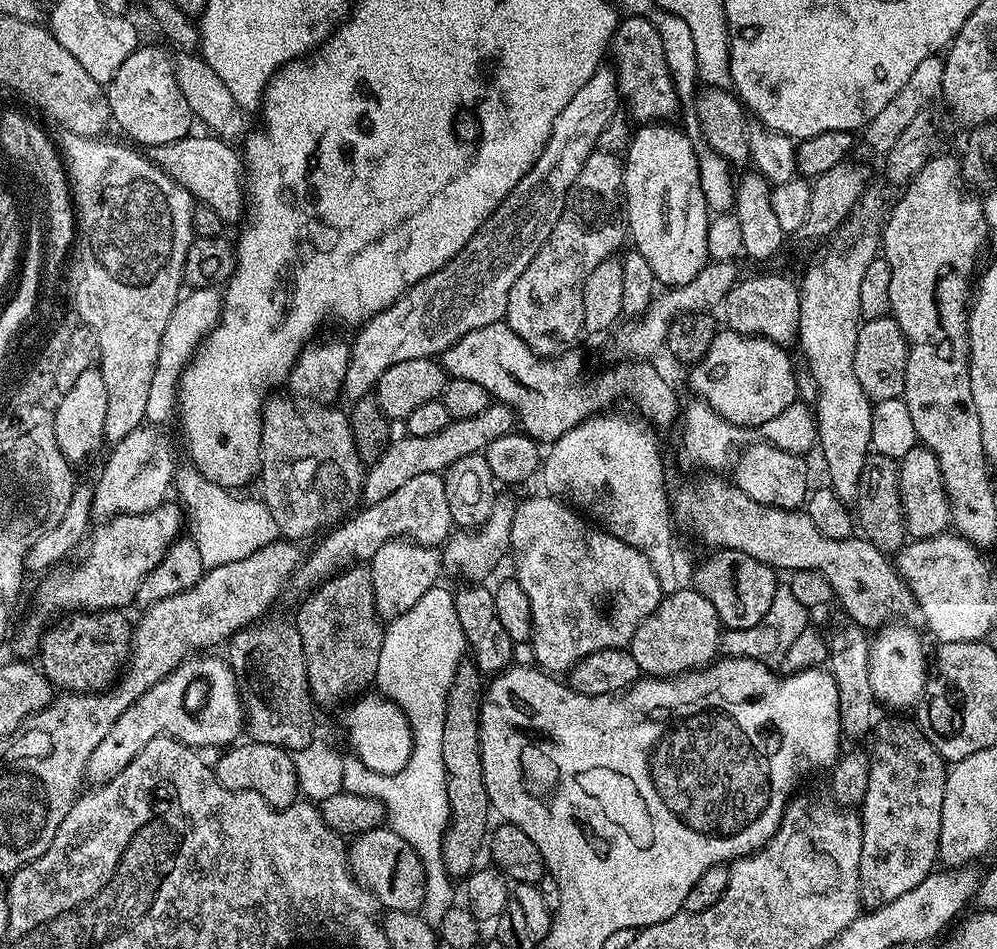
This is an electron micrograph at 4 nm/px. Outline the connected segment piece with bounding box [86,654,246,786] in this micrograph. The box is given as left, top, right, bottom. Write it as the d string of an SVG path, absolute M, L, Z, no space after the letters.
M216 654L201 655L204 656L201 660L189 658L179 664L153 688L146 690L142 698L134 701L118 722L114 722L110 734L106 734L94 754L90 754L86 776L89 781L93 780L93 785L106 784L136 757L146 742L159 736L173 736L197 750L204 750L207 744L228 746L237 739L235 736L246 724L246 708L238 681L227 659L220 657L219 660L212 655Z

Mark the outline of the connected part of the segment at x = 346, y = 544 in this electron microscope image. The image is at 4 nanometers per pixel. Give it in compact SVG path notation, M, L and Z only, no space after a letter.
M439 472L418 474L418 478L410 478L406 486L394 490L390 498L382 498L382 502L367 505L363 510L365 512L357 516L349 515L342 526L333 527L323 537L325 540L307 555L299 570L292 575L290 584L293 589L296 587L300 594L307 593L349 566L371 561L372 556L378 554L378 546L391 540L407 538L416 544L440 546L454 532L450 502L446 502L444 477Z

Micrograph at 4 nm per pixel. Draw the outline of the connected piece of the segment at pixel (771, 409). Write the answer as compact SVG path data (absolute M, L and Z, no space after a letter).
M731 330L717 331L714 342L710 344L703 360L691 365L688 380L699 399L705 400L713 410L731 424L742 428L758 428L770 422L770 418L778 418L786 406L797 403L798 372L792 369L792 360L785 349L779 344L764 340L760 336L743 336Z

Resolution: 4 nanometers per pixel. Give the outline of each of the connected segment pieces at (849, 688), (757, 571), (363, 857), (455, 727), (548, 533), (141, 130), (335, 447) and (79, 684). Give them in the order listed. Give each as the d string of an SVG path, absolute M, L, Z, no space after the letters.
M855 626L840 628L827 637L830 671L840 691L840 718L845 733L852 736L871 737L882 719L882 705L876 700L870 686L870 636L865 629Z
M722 548L711 553L696 568L690 580L691 587L696 589L714 610L718 610L718 618L725 629L737 628L746 630L746 626L758 626L762 618L766 618L766 610L770 610L770 602L774 602L774 594L778 587L777 569L769 564L758 562L758 558L750 558L750 554L742 554L742 550Z
M381 826L366 830L348 844L348 866L352 877L371 892L385 909L416 912L424 902L424 863L419 854L394 830Z
M461 662L456 667L444 711L442 762L446 770L446 790L452 818L444 832L442 854L444 869L453 878L467 878L477 867L476 855L485 847L486 833L490 828L490 801L486 794L486 778L482 774L480 753L480 680L482 681L482 673L475 663Z
M547 494L539 495L516 504L510 530L510 548L513 553L516 551L514 578L530 598L530 643L536 655L536 664L549 674L568 674L578 661L595 652L628 648L631 645L638 628L661 604L660 579L646 554L614 538L603 527L593 526L563 499Z
M136 47L134 54L130 54L130 58L118 66L118 74L114 74L106 91L115 127L120 127L129 136L129 141L137 140L132 141L137 145L145 144L151 149L178 142L189 135L191 128L188 127L194 124L190 106L186 106L186 98L182 98L182 90L178 90L173 57L168 57L160 48Z
M291 395L275 396L265 403L260 422L259 495L274 514L280 536L285 540L304 542L307 536L323 533L345 519L344 499L351 492L359 493L363 489L366 465L360 459L349 417L344 412L340 413L336 406L321 406L316 402L305 403L305 408L300 409Z
M85 610L63 617L61 624L47 629L40 638L38 667L53 686L68 692L99 692L112 687L118 673L128 663L128 653L132 650L133 621L124 617L120 610Z

